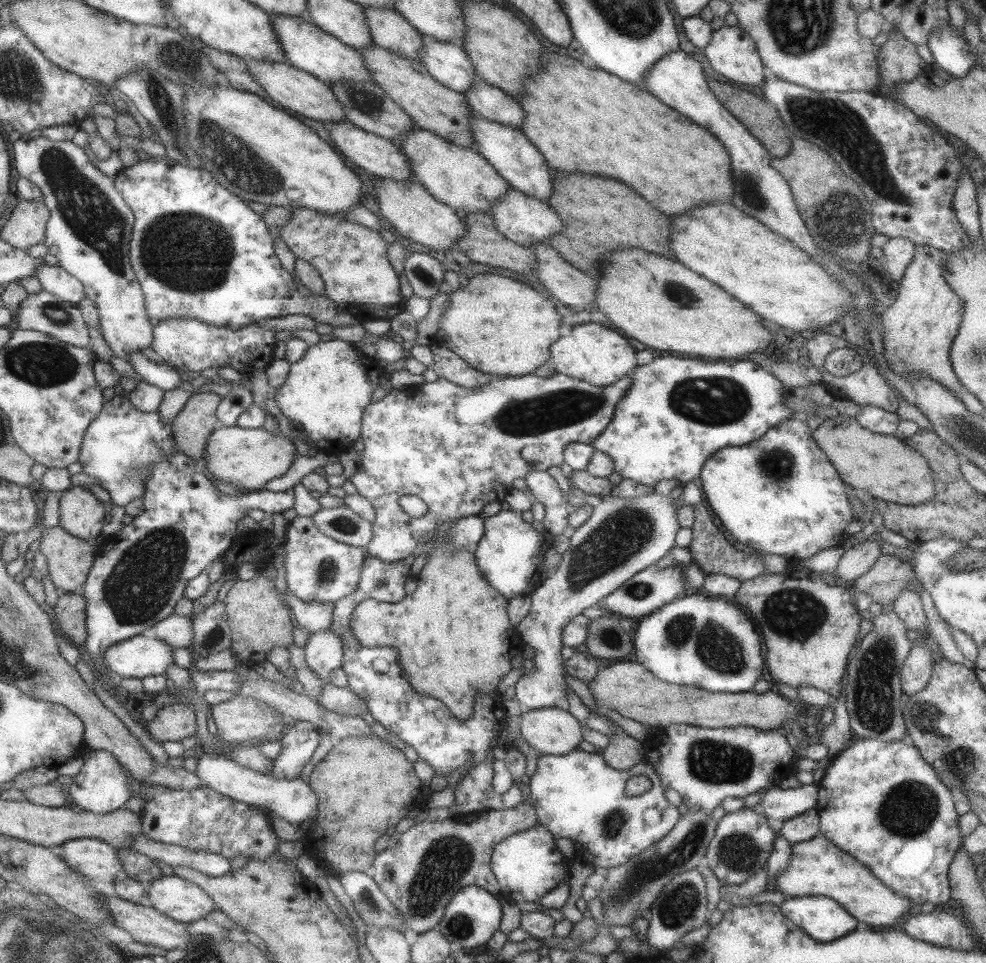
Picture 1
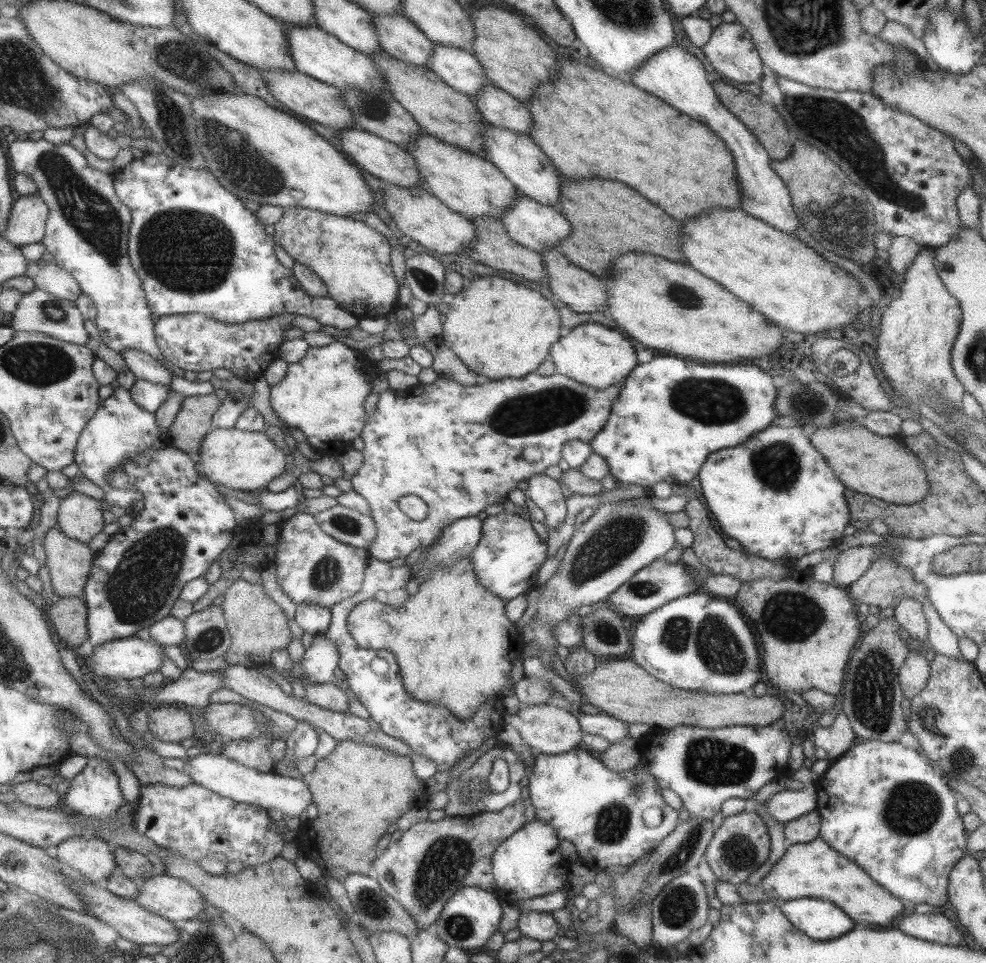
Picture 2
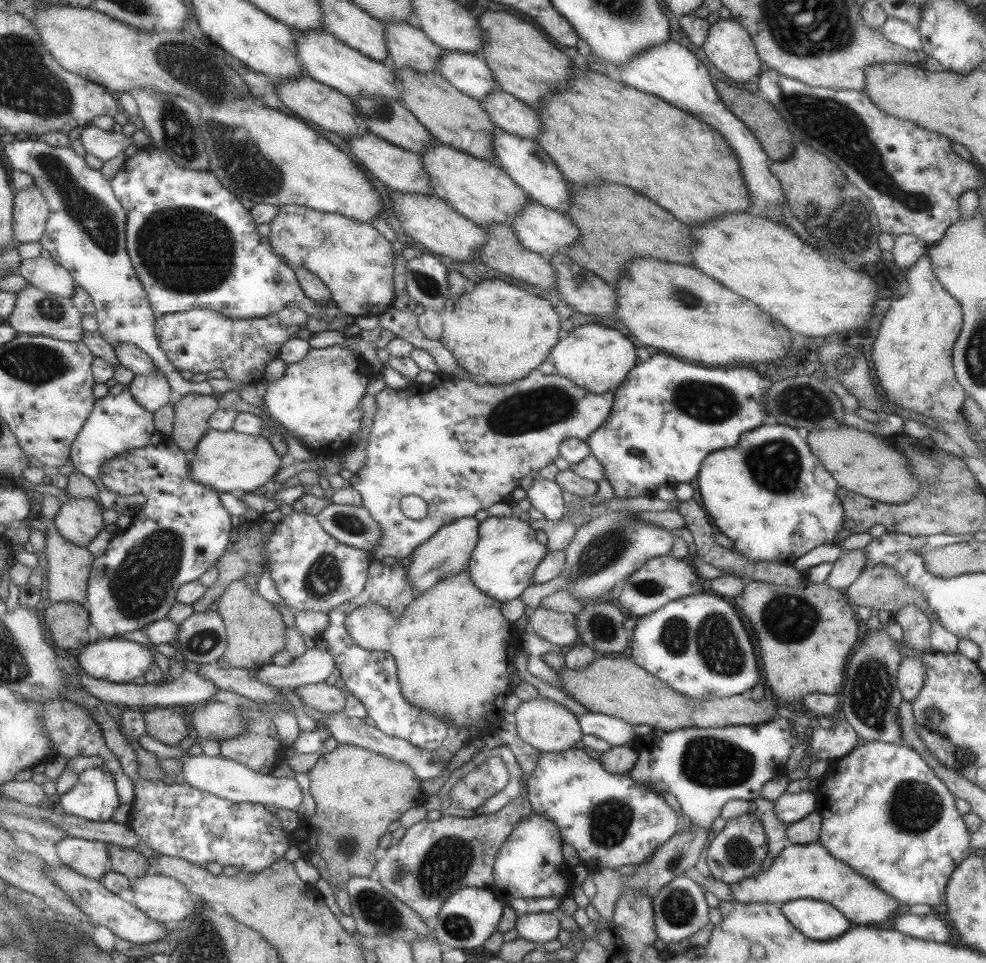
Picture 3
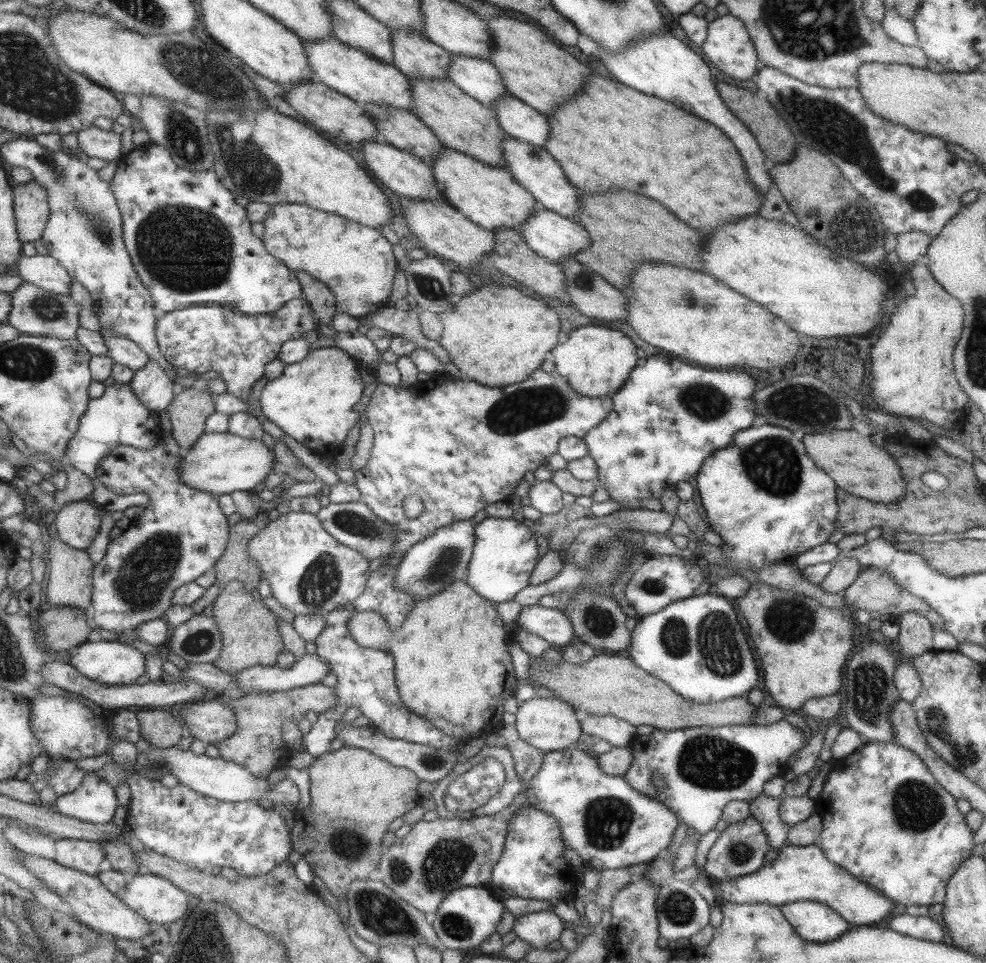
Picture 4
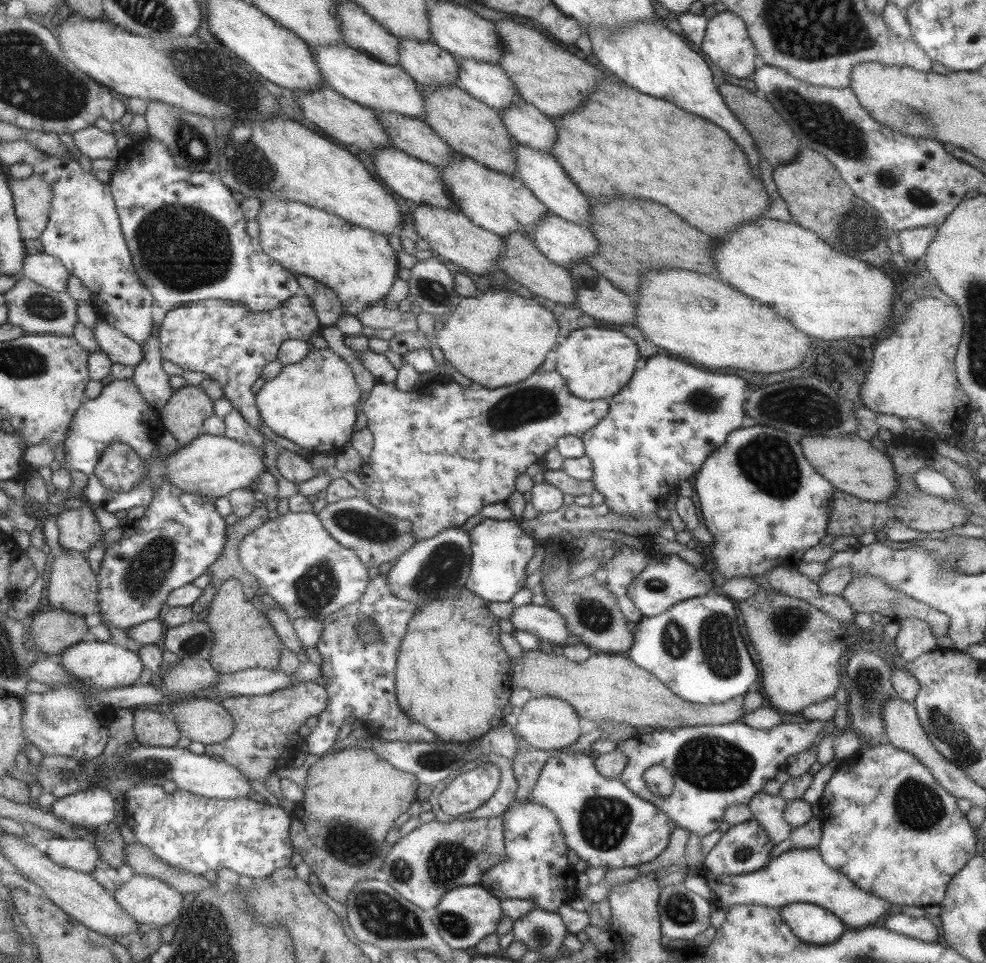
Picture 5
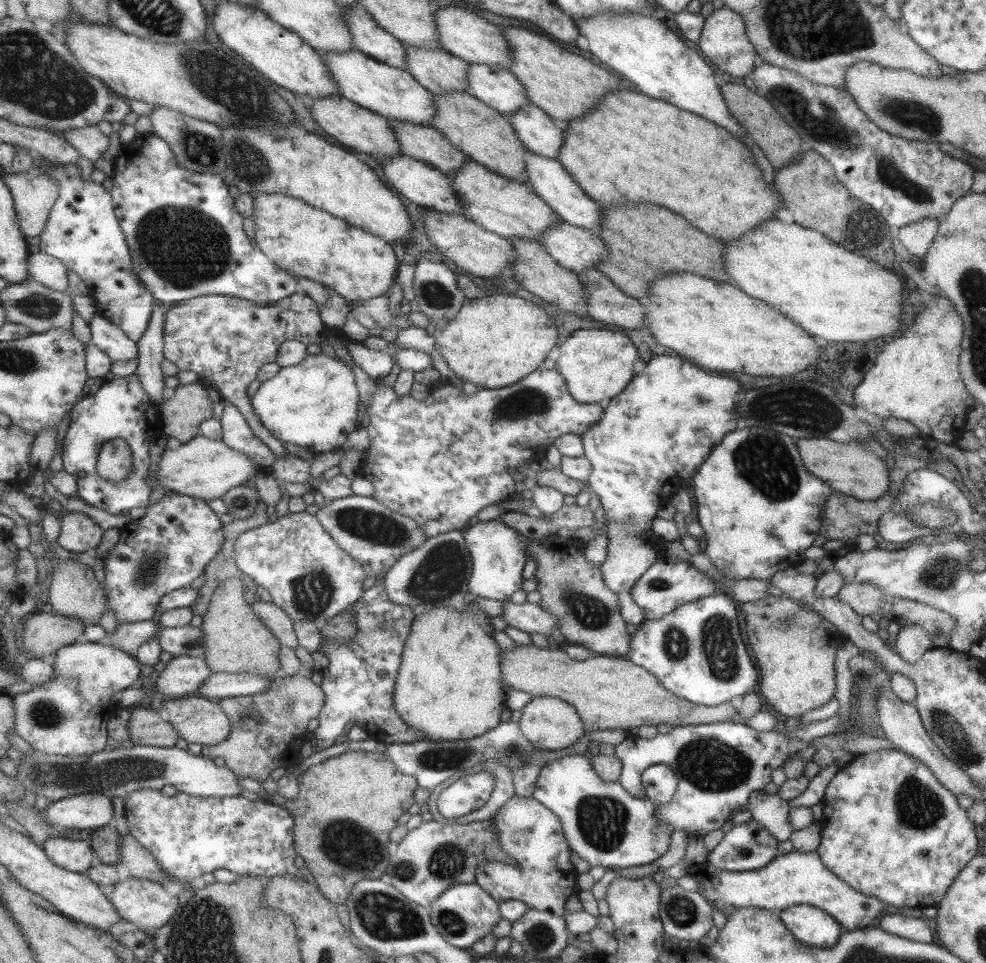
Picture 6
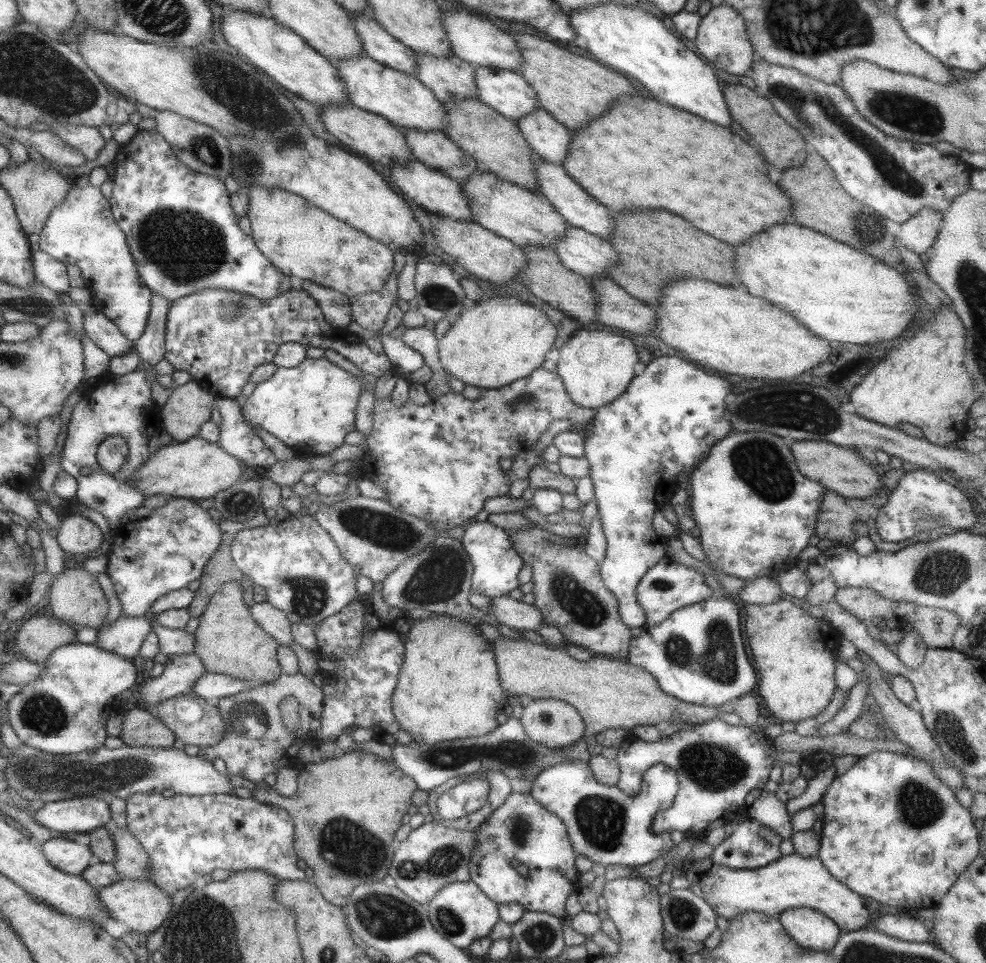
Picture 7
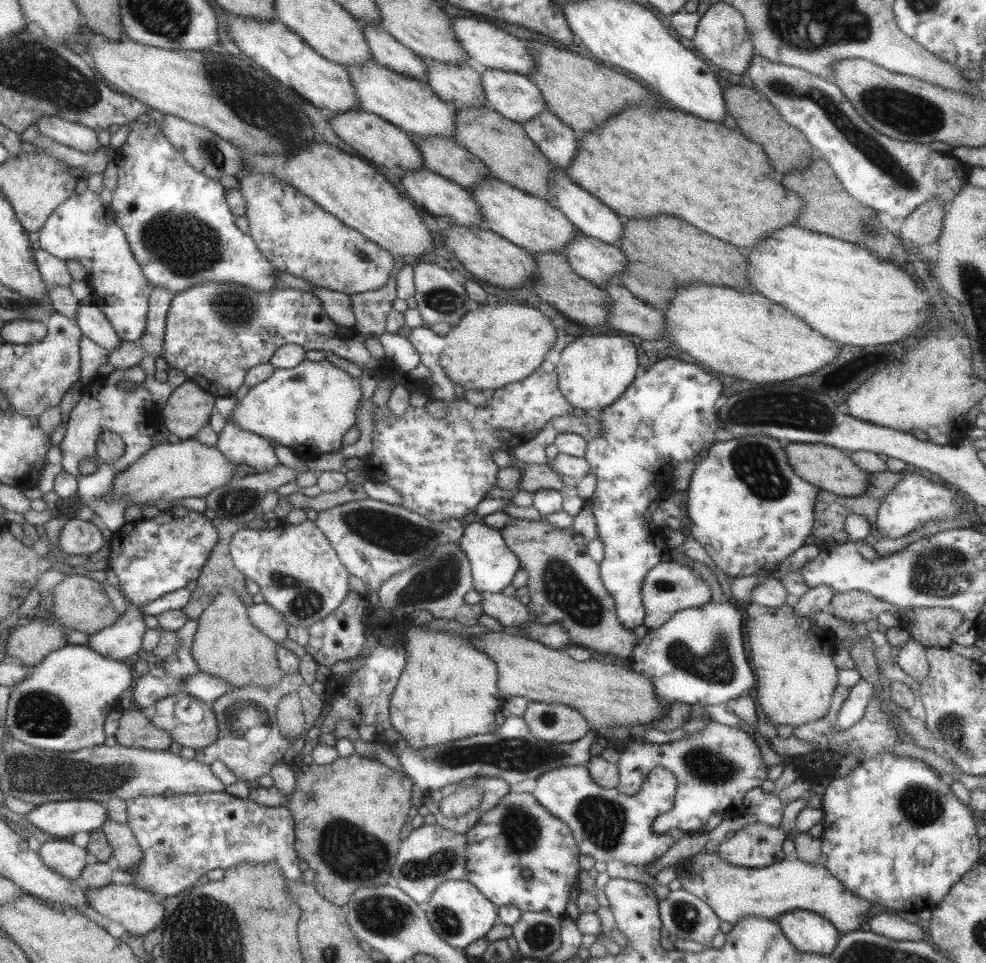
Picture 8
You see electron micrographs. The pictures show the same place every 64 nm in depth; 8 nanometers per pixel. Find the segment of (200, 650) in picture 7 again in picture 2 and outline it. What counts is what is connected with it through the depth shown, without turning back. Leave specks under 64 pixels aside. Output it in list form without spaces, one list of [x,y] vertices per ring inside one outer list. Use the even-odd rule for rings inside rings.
[[[241,579],[233,581],[217,603],[230,634],[229,648],[222,654],[229,666],[240,665],[249,669],[267,666],[271,653],[286,648],[292,639],[287,627],[288,619],[281,608],[264,593],[260,580],[254,584]],[[251,662],[254,662],[254,667]]]

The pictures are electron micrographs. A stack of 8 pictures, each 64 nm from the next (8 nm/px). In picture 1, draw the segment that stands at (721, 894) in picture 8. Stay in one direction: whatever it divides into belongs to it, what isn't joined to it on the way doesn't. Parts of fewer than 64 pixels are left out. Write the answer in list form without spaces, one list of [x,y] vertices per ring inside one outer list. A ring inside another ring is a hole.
[[[819,833],[811,840],[791,845],[787,866],[780,870],[772,883],[768,880],[764,891],[781,892],[786,899],[797,896],[825,896],[834,900],[858,922],[867,922],[873,926],[887,926],[889,922],[893,924],[909,908],[909,904],[915,906],[907,898],[893,894],[866,866]]]

